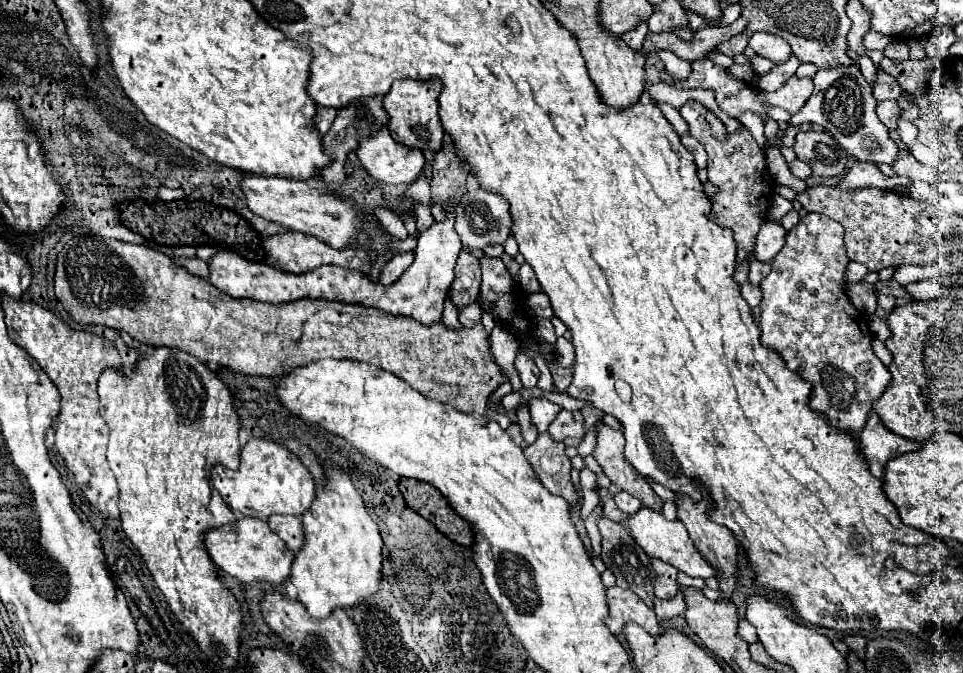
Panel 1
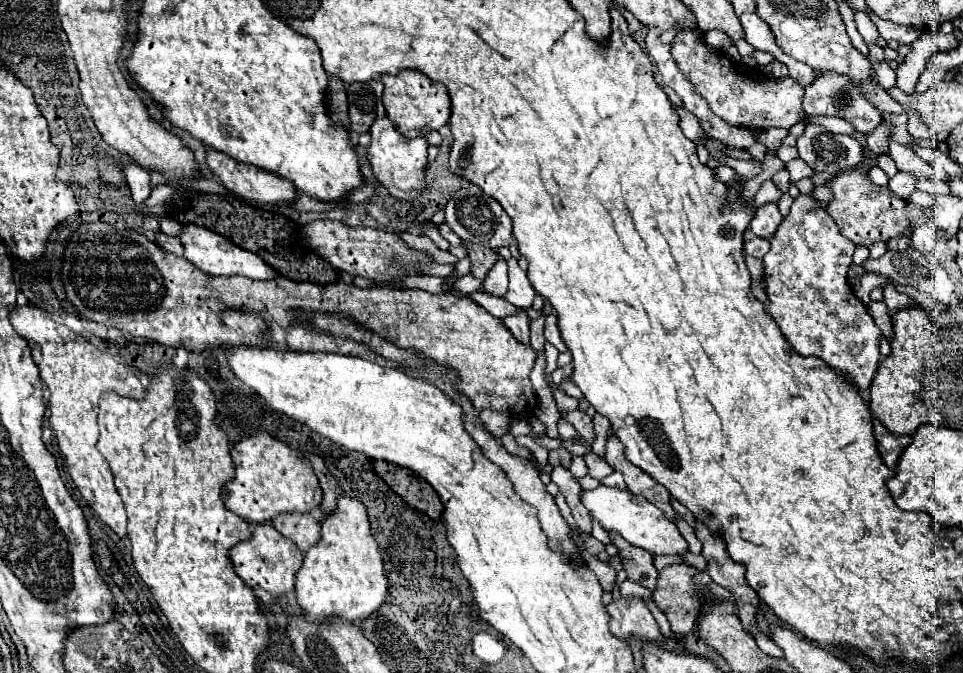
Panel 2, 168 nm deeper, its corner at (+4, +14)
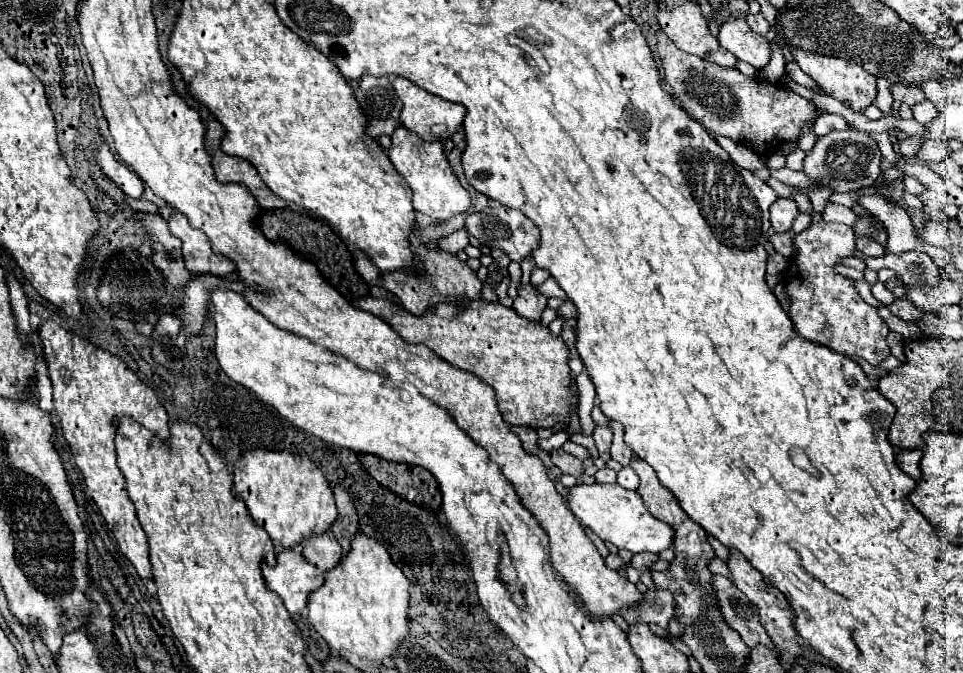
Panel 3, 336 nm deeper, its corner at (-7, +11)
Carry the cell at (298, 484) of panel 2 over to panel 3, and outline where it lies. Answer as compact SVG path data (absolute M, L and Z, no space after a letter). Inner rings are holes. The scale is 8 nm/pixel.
M253 449L245 453L233 471L233 495L243 499L255 525L263 527L277 549L293 549L309 535L331 529L337 517L333 489L313 461L289 451Z

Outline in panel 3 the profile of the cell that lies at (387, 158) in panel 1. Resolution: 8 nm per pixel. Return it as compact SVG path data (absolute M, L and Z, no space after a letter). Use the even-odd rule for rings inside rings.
M397 127L391 135L391 149L387 151L397 173L409 183L413 191L413 205L419 213L431 217L433 221L451 219L453 215L467 213L471 207L471 195L455 177L449 159L445 155L443 141L423 141L417 133L407 131L405 127Z

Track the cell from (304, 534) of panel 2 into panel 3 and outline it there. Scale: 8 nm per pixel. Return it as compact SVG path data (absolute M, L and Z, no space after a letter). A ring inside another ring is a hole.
M331 533L313 535L311 539L303 541L303 545L299 549L301 549L301 555L309 563L319 567L321 571L335 569L335 565L339 565L339 561L343 559L341 545L337 543L337 539Z

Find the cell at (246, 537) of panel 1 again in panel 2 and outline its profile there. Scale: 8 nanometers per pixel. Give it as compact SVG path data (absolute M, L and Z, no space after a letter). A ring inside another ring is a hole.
M270 522L266 526L252 524L252 536L244 542L238 542L230 548L230 562L236 574L252 588L264 588L272 596L282 596L294 590L294 576L302 566L302 550L296 548L294 542L288 542Z

